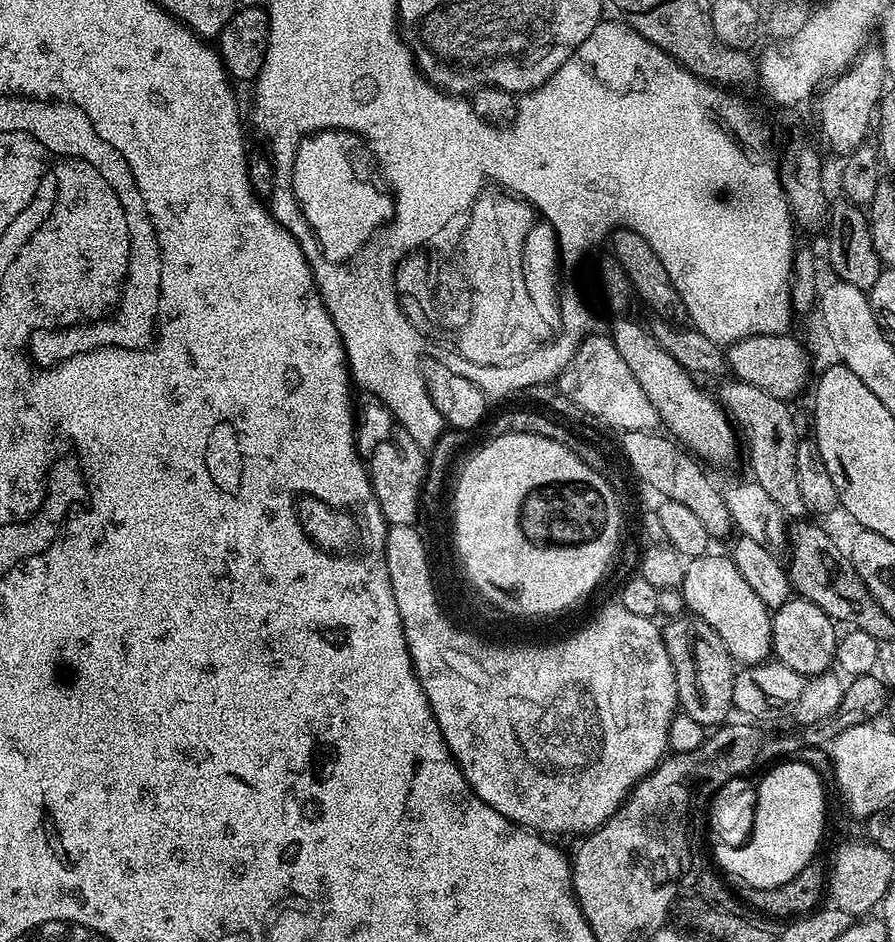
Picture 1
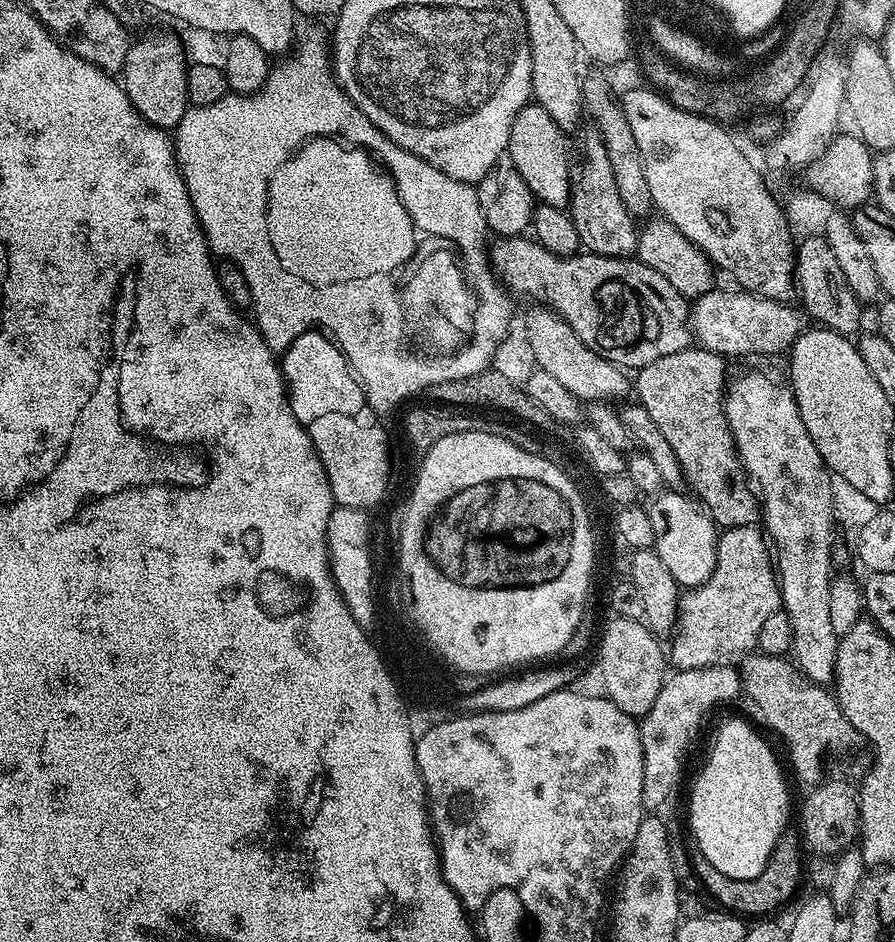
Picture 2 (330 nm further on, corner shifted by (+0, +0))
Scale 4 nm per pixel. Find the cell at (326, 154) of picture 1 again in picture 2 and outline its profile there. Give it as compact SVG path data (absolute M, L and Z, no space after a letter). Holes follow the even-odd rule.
M333 137L311 138L307 143L301 145L293 153L293 156L274 172L266 193L265 227L270 234L272 253L278 258L282 270L294 274L298 279L304 280L313 286L337 284L338 282L346 282L354 278L366 278L367 276L388 276L399 264L407 265L413 259L416 255L416 245L418 243L415 234L416 227L412 225L410 214L406 214L406 206L402 206L402 202L398 198L398 190L394 186L391 176L364 149L344 145Z

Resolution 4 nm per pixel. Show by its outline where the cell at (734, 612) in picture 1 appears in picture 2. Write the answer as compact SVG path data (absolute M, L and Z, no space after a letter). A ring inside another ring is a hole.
M665 490L651 501L647 509L654 530L655 552L666 565L666 570L674 574L681 589L697 588L714 574L716 565L716 541L718 529L711 516L695 499L684 497L680 490Z

